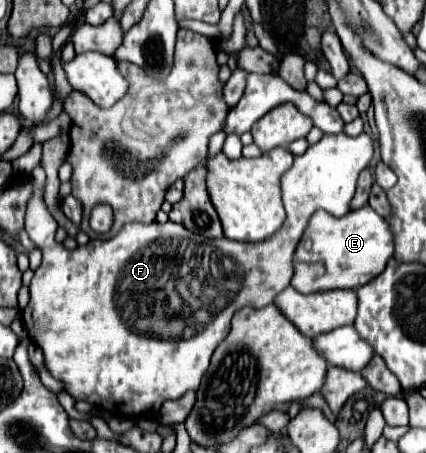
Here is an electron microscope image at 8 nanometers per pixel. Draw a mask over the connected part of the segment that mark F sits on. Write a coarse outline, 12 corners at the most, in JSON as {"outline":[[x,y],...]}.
{"outline":[[326,134],[262,244],[128,222],[78,250],[44,200],[22,320],[74,400],[154,416],[272,304],[374,142]]}

